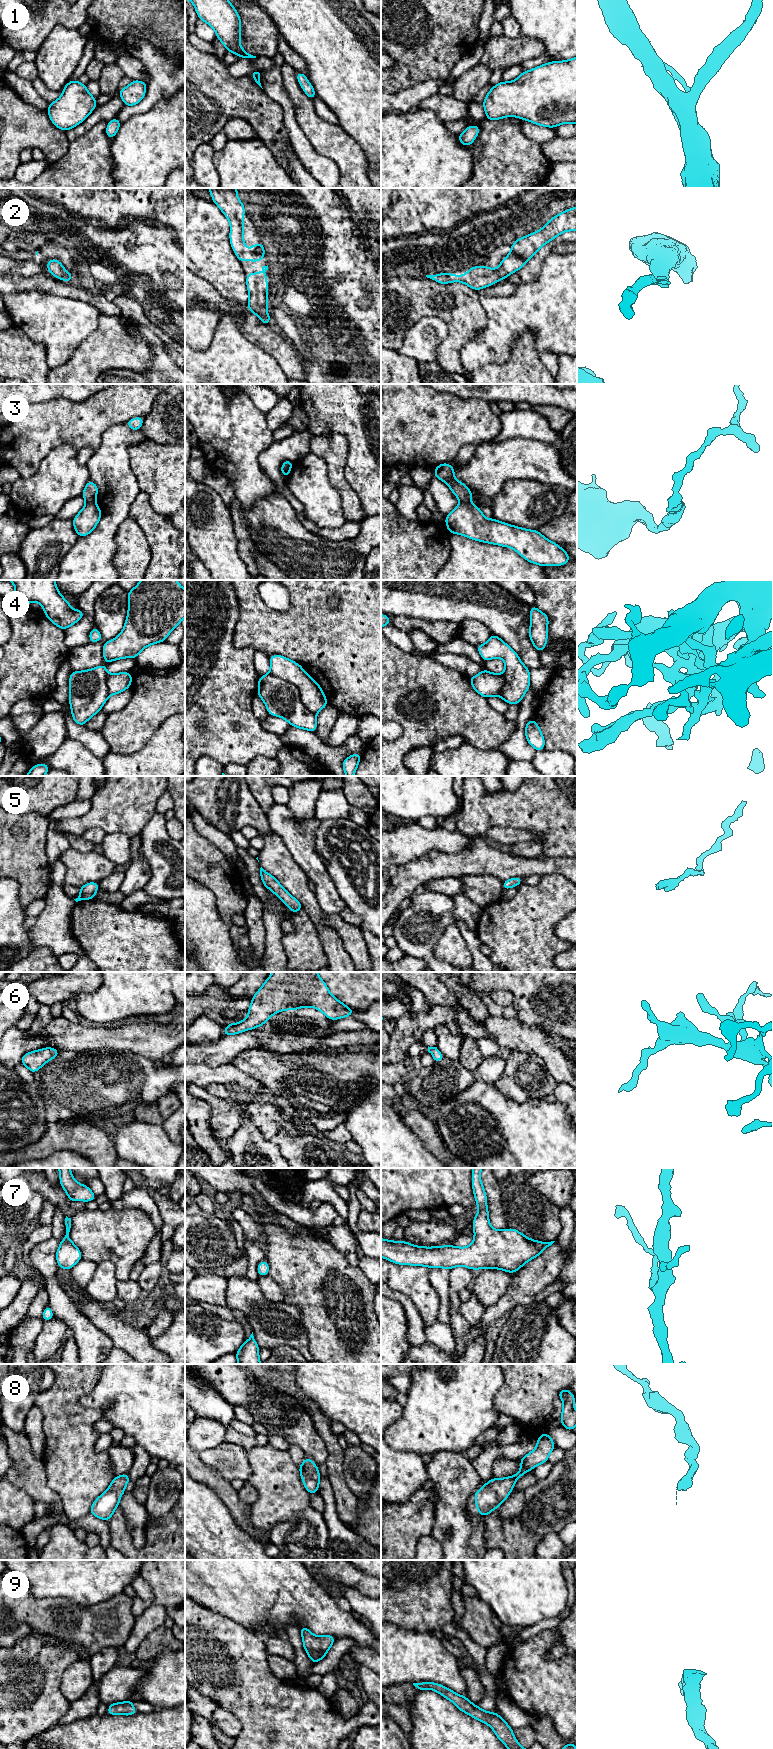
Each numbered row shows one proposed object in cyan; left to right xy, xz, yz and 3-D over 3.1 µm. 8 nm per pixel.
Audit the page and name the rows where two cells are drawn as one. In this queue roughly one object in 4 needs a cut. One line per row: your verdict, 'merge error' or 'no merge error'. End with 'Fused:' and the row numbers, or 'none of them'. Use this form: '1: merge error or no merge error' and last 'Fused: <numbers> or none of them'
1: no merge error
2: no merge error
3: merge error
4: no merge error
5: no merge error
6: no merge error
7: no merge error
8: no merge error
9: no merge error
Fused: 3

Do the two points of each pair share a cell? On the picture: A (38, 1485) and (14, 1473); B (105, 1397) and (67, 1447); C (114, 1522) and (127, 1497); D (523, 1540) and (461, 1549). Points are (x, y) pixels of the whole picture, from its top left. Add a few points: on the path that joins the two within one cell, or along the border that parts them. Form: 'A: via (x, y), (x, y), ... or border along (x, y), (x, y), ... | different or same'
A: via (32, 1479), (26, 1473), (20, 1473) | same
B: border along (96, 1384), (79, 1403), (100, 1409), (103, 1417) | different
C: border along (119, 1505), (129, 1529) | different
D: border along (484, 1522), (484, 1538), (487, 1549) | different

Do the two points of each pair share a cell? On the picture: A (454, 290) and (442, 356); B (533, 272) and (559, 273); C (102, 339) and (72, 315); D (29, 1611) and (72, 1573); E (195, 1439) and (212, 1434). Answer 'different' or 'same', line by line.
A: same
B: different
C: different
D: different
E: same

